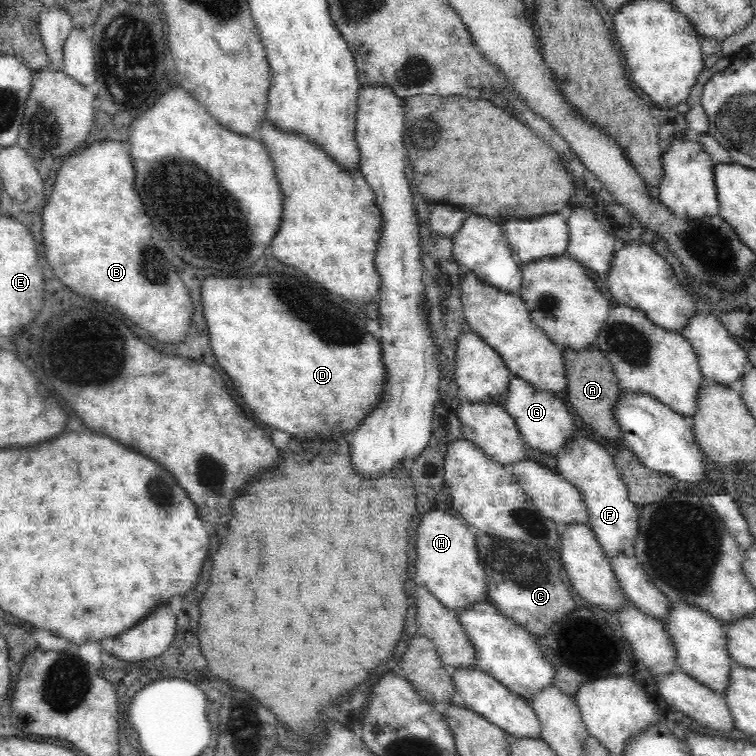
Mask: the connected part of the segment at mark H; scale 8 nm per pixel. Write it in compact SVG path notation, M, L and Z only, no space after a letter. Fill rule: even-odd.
M429 510L416 528L416 574L424 585L448 609L460 610L486 599L484 571L478 562L474 536L469 526L452 511Z

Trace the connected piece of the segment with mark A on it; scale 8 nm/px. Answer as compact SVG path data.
M592 343L583 349L576 350L568 347L561 350L561 357L565 368L566 403L574 408L582 420L592 426L598 434L606 438L618 438L620 429L614 419L612 408L617 401L621 389L615 377L611 362L608 357Z

